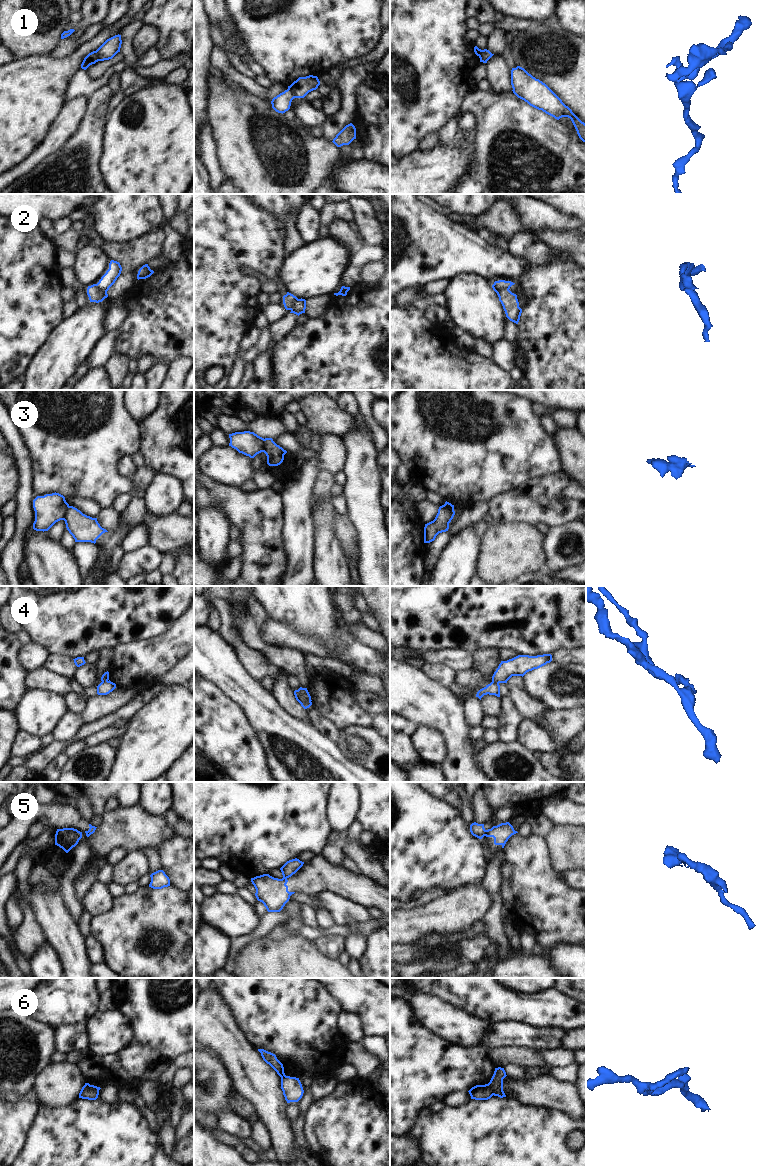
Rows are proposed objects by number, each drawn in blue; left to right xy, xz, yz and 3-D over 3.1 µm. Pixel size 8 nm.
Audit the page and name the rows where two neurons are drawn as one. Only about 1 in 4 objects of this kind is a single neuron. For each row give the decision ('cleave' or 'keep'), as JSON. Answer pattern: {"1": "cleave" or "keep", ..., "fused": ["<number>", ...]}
{"1": "cleave", "2": "cleave", "3": "cleave", "4": "cleave", "5": "cleave", "6": "cleave", "fused": ["1", "2", "3", "4", "5", "6"]}

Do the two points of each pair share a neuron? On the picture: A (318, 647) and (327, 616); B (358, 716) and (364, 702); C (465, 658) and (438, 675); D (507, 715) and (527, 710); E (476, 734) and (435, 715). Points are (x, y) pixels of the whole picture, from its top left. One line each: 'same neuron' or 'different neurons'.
A: different neurons
B: different neurons
C: different neurons
D: different neurons
E: different neurons

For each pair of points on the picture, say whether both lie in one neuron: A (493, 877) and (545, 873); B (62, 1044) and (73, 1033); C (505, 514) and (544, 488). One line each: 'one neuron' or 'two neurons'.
A: two neurons
B: one neuron
C: one neuron

